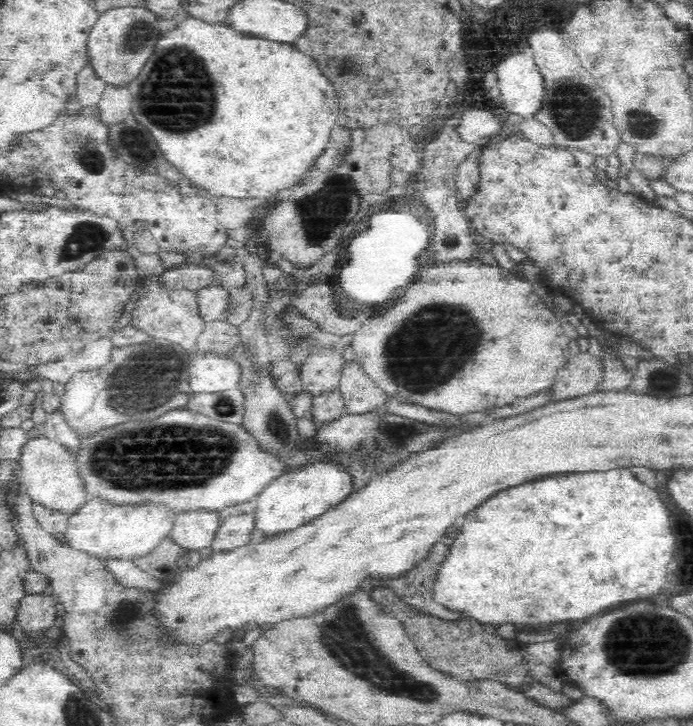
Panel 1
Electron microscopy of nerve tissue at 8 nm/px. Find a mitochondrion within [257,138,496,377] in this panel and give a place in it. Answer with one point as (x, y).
(314, 217)

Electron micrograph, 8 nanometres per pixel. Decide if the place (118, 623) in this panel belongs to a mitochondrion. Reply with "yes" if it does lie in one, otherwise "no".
yes

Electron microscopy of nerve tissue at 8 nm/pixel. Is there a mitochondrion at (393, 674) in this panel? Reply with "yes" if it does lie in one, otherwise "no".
yes

